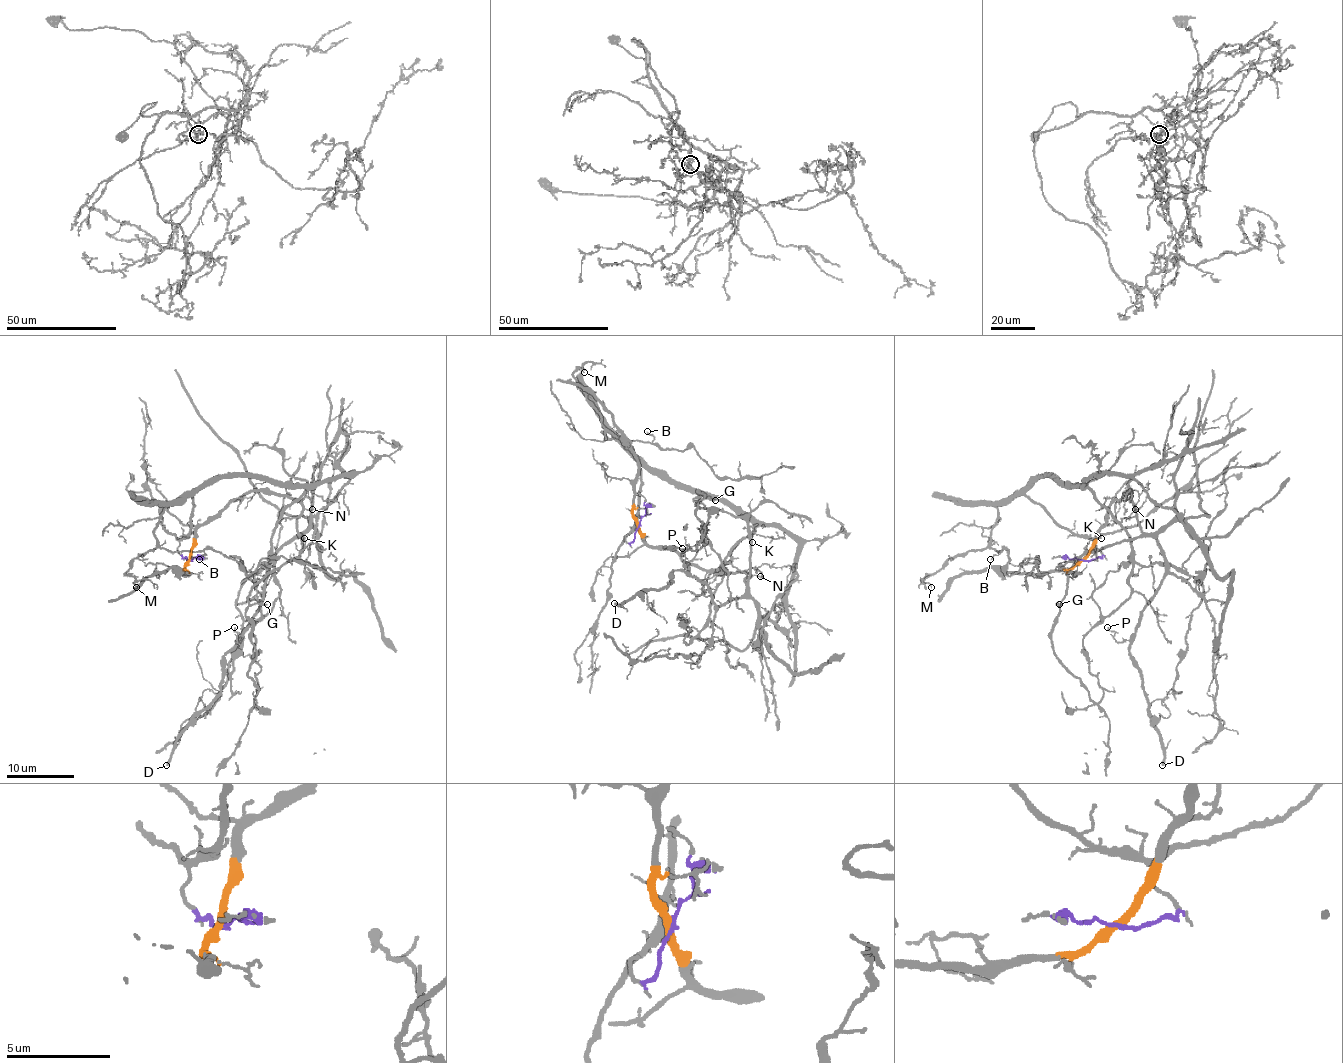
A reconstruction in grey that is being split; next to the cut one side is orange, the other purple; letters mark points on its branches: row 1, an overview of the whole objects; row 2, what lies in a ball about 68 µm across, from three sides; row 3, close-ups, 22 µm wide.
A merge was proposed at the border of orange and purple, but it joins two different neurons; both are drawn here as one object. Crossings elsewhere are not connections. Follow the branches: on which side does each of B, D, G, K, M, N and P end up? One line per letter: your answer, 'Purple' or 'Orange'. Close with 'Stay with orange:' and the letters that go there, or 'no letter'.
B: Purple
D: Orange
G: Orange
K: Orange
M: Purple
N: Orange
P: Orange
Stay with orange: D, G, K, N, P

